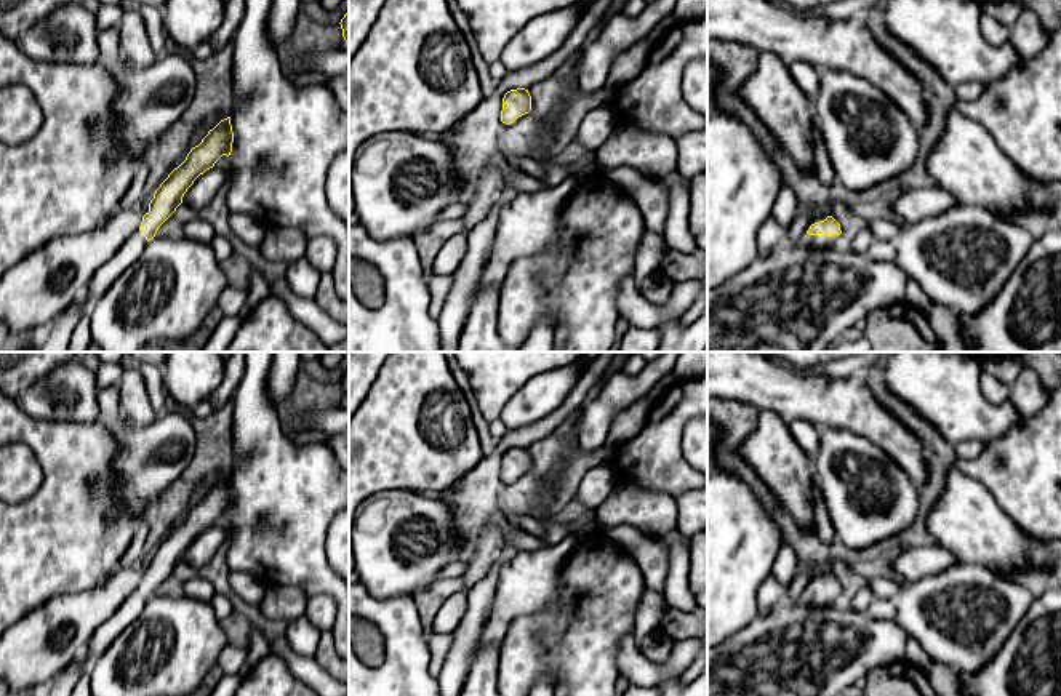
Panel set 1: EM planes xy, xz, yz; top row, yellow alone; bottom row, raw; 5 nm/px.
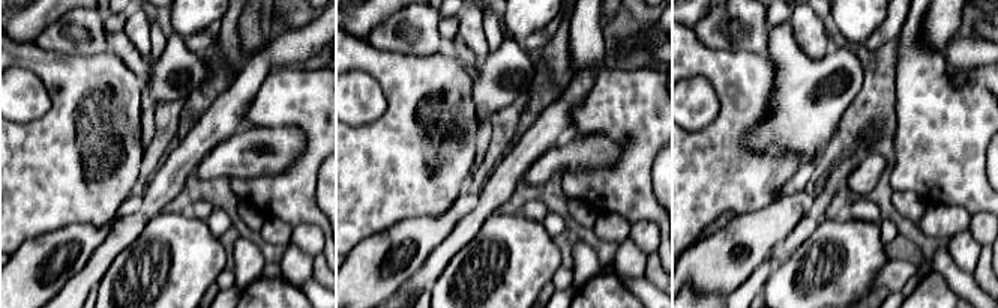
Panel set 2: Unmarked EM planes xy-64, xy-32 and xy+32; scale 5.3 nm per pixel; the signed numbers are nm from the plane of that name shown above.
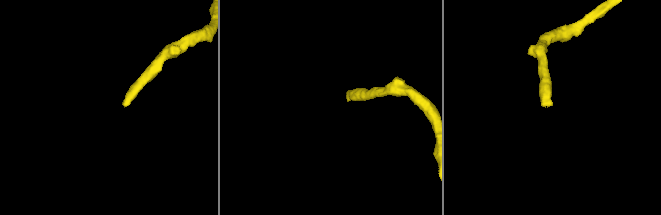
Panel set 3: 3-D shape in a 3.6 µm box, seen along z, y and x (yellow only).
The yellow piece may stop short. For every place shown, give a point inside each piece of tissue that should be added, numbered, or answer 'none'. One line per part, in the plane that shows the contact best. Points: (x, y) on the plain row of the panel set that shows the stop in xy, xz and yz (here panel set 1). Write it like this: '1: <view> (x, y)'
1: yz (813, 602)

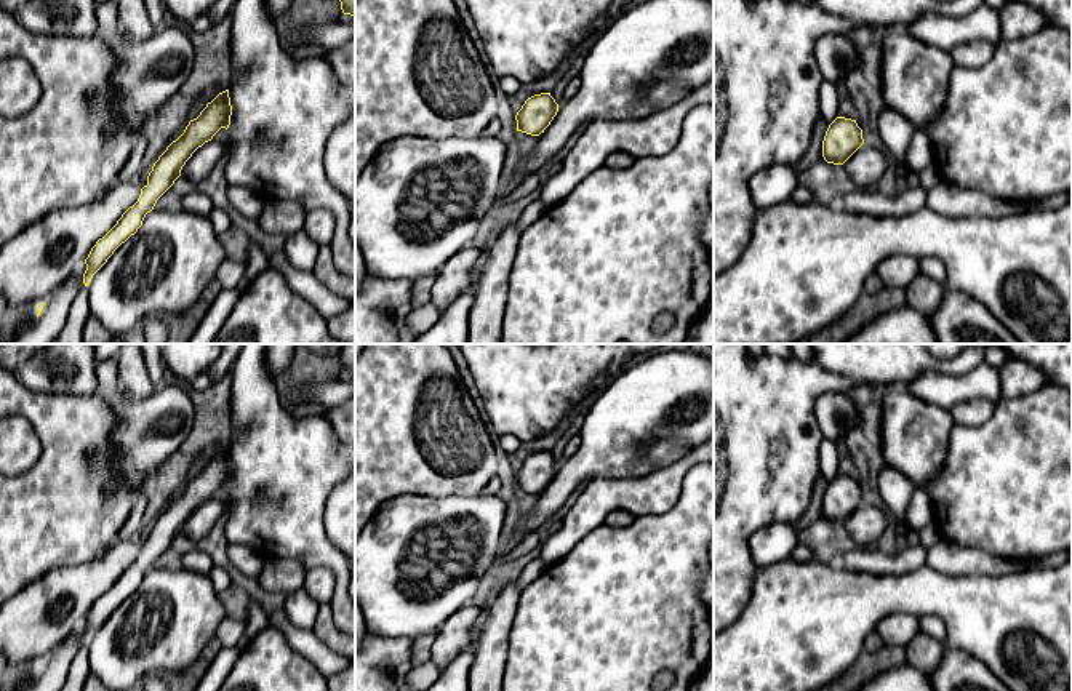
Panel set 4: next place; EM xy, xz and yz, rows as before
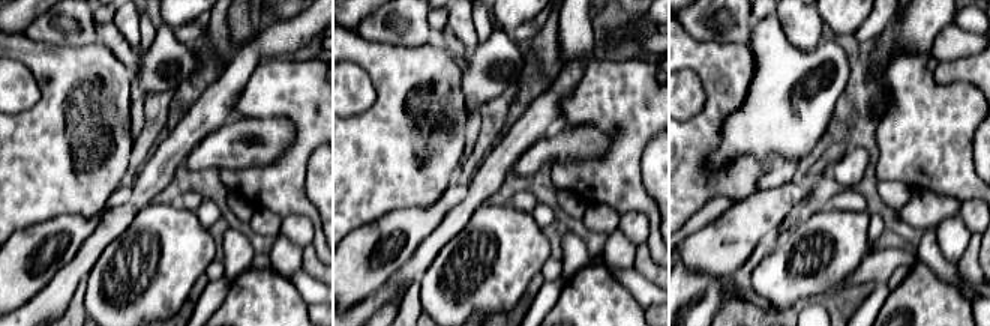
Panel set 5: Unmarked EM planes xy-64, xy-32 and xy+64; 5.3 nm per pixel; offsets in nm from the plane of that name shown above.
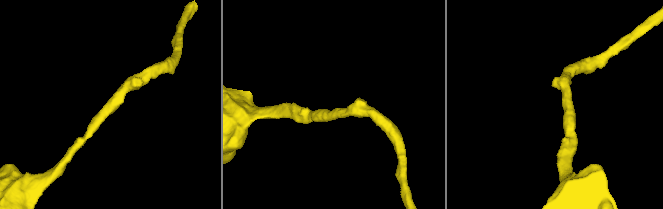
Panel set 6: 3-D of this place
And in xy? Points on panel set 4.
none

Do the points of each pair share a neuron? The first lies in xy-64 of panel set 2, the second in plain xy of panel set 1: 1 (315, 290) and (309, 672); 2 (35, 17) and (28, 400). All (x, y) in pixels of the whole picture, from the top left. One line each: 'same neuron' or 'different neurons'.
1: same neuron
2: different neurons

